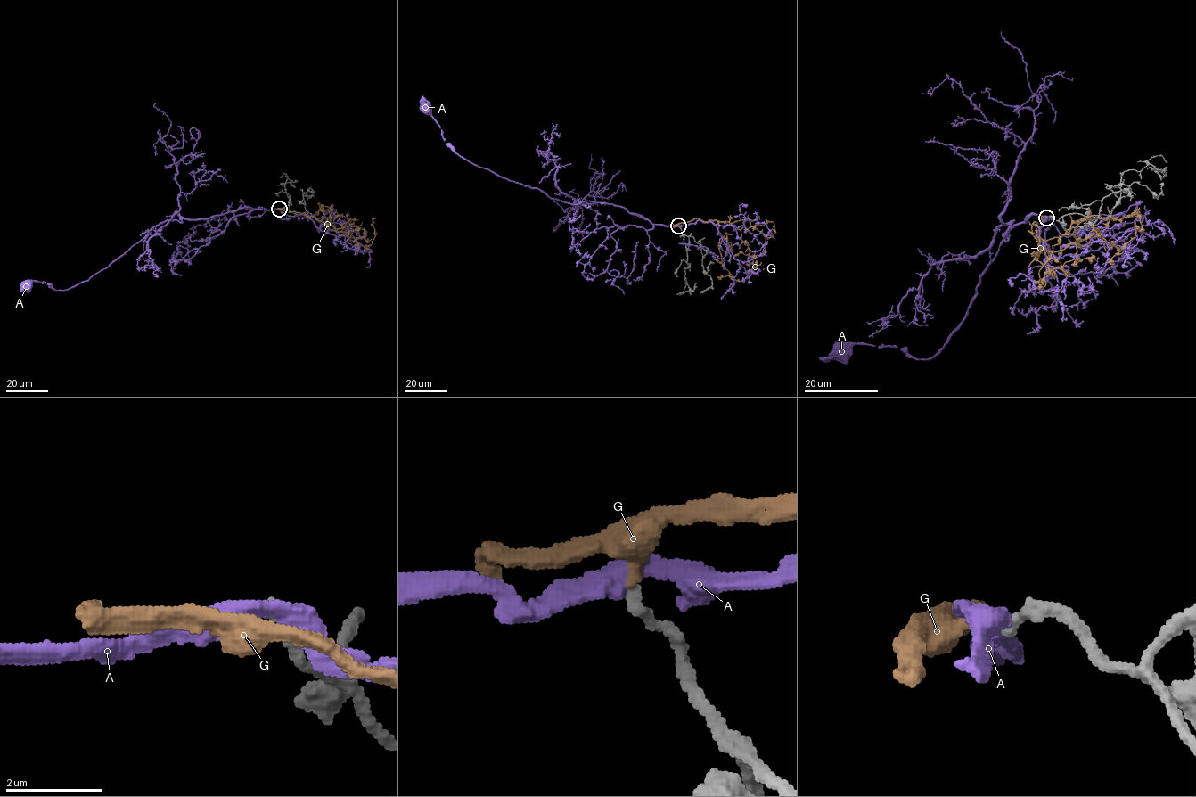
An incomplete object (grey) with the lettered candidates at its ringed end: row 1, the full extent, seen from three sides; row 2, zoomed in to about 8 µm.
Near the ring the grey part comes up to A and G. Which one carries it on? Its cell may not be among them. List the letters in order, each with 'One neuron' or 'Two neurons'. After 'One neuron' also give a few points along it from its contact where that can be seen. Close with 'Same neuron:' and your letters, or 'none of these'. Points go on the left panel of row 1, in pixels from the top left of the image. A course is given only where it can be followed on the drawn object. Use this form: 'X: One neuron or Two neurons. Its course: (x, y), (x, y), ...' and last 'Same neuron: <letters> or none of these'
A: Two neurons
G: One neuron. Its course: (279, 209), (314, 217), (331, 225), (337, 231), (348, 232), (366, 249), (374, 237), (371, 224), (375, 219)
Same neuron: G

